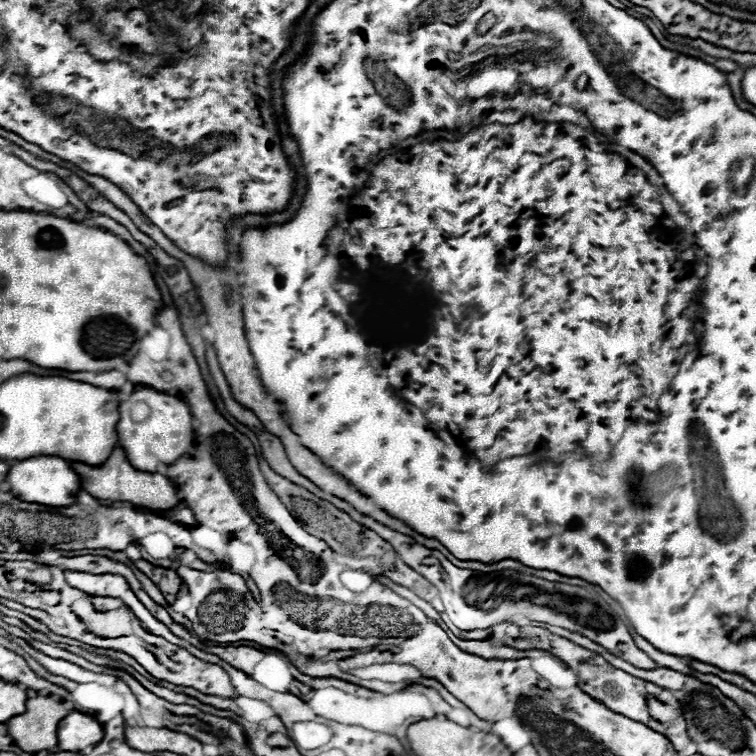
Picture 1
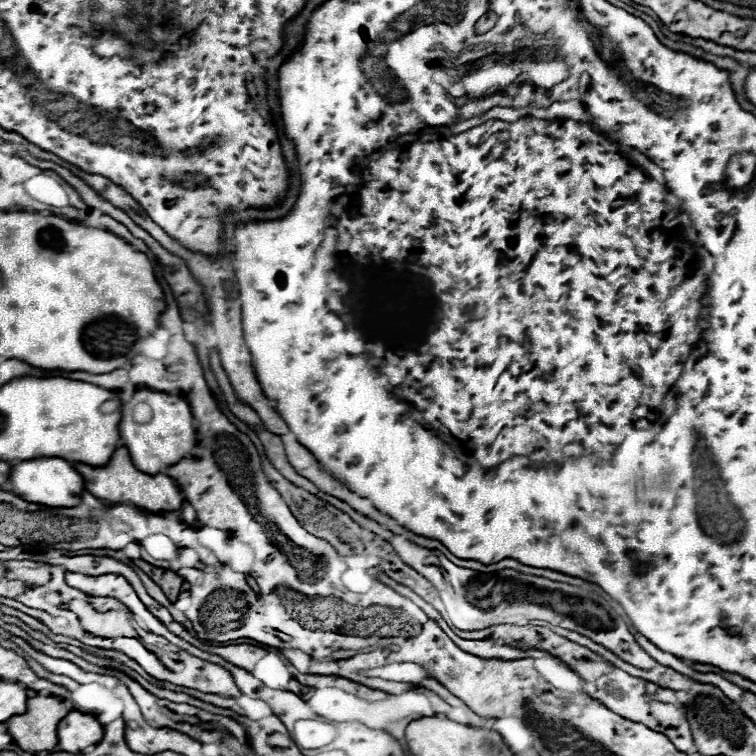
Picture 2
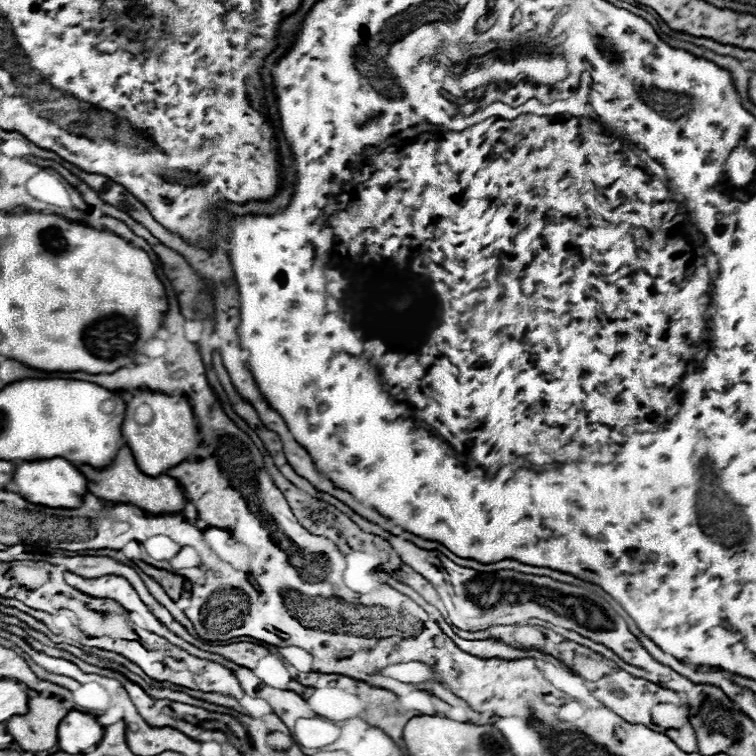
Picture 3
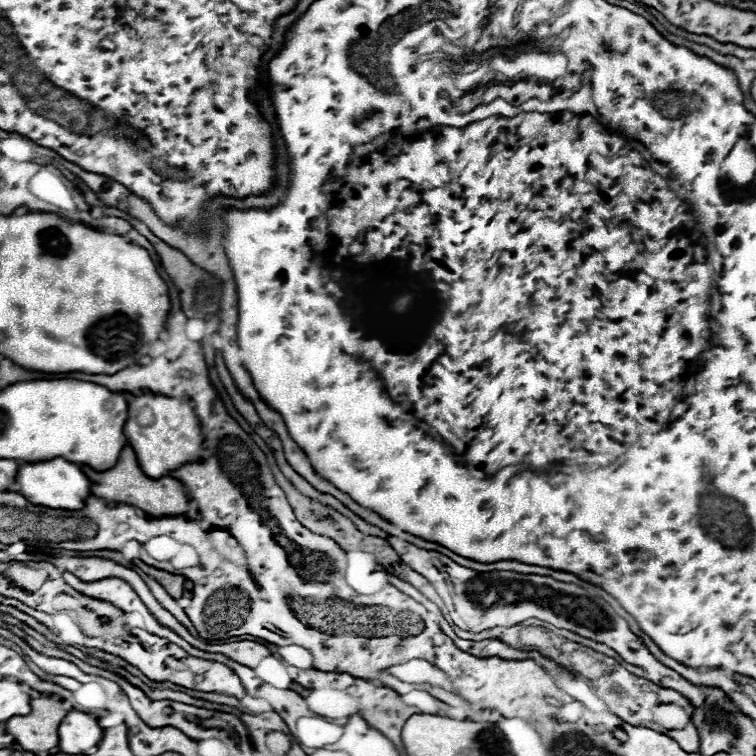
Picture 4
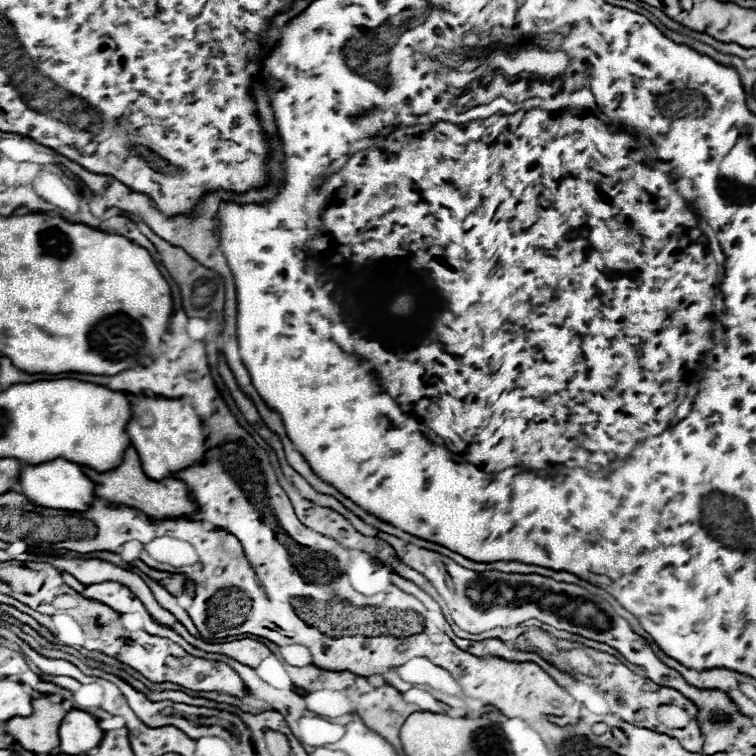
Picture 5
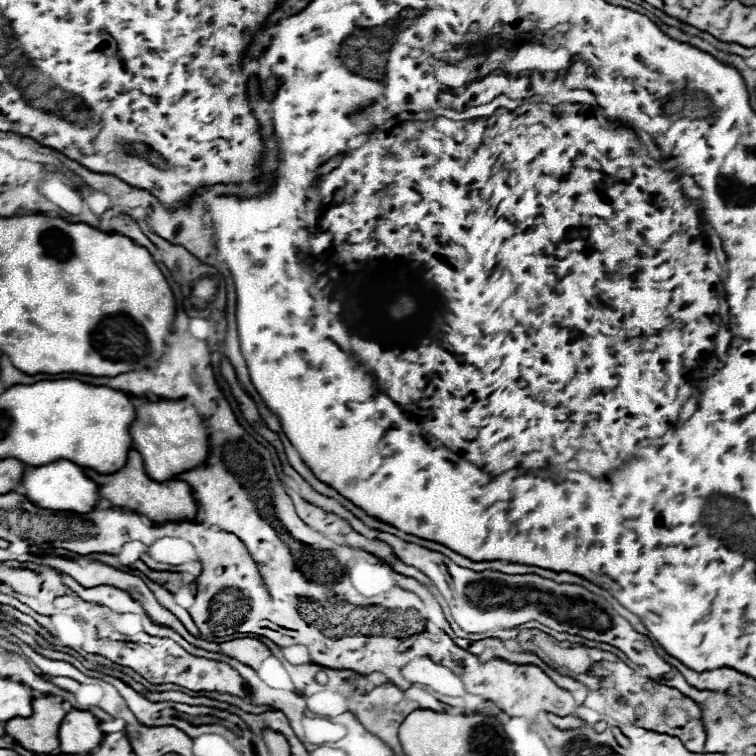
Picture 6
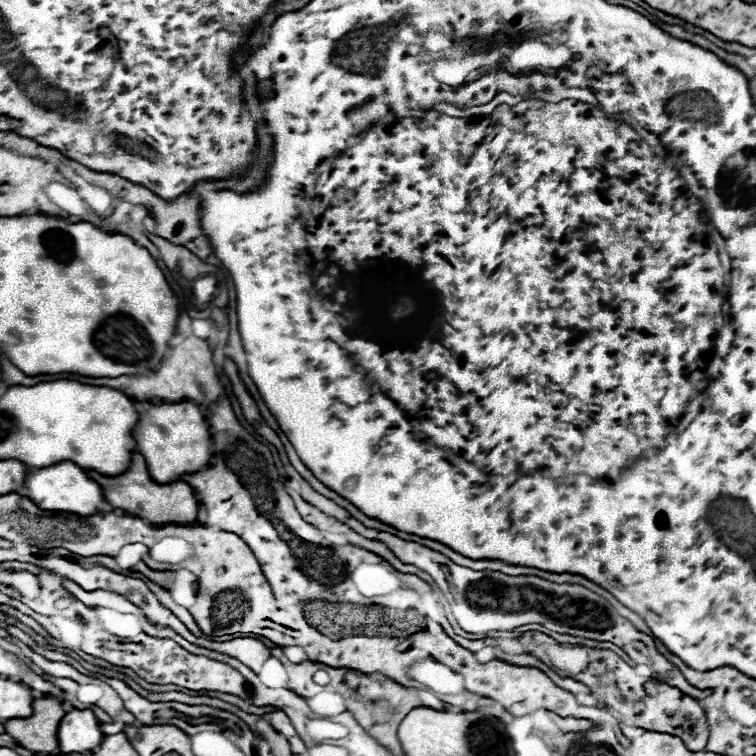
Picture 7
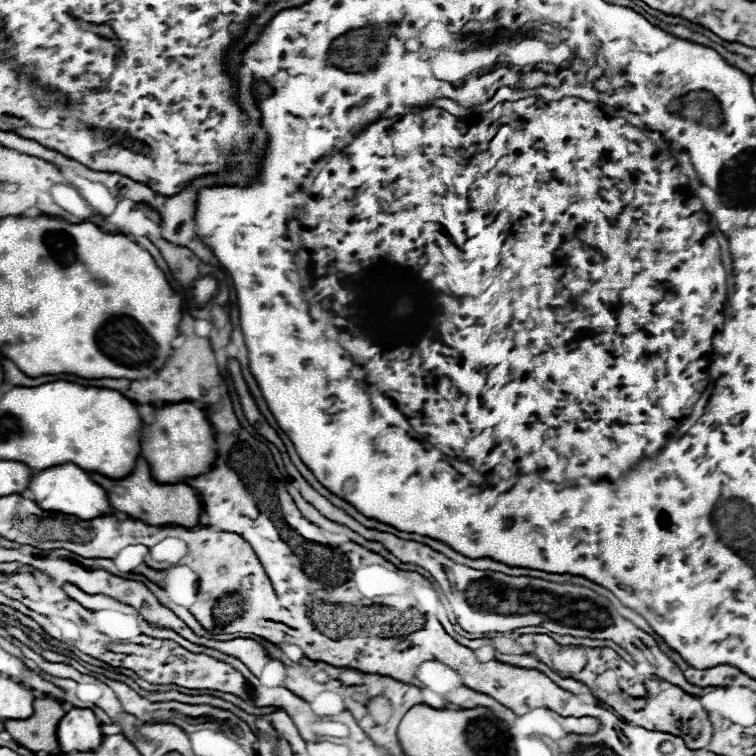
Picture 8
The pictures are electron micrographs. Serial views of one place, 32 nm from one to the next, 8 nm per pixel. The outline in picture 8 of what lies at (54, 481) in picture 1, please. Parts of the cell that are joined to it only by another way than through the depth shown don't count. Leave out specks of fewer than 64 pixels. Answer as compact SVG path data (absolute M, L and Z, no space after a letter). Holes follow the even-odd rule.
M62 464L62 466L52 466L46 470L34 472L34 476L30 480L30 492L34 494L34 502L42 510L70 514L80 520L94 520L94 518L108 516L114 512L106 490L102 486L98 486L96 482L92 482L90 476L76 464Z

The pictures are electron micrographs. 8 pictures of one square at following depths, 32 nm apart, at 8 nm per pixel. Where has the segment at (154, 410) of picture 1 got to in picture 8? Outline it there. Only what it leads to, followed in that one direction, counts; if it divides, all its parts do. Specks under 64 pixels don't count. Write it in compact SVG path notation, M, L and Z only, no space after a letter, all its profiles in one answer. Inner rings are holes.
M192 402L166 404L156 408L152 424L144 424L142 454L152 466L154 478L162 484L186 482L186 478L196 478L212 470L216 458L216 440L212 438L212 426L200 408Z

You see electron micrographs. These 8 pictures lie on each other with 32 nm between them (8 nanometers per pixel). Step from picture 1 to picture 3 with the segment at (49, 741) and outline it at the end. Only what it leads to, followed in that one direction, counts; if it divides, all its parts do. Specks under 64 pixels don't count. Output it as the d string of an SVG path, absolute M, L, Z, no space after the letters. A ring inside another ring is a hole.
M38 696L38 698L30 698L28 706L30 706L28 714L24 714L24 716L12 716L6 722L8 734L12 734L14 740L18 742L18 746L22 750L26 750L26 752L44 752L44 750L54 748L58 744L58 724L68 714L68 710L62 706L62 700Z

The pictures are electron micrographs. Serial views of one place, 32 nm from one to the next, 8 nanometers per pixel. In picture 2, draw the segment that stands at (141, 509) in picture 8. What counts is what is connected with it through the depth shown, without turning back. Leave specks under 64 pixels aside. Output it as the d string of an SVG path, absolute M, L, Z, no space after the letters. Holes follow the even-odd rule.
M120 446L114 452L112 460L102 468L94 468L88 464L74 464L74 468L84 476L86 490L96 498L104 498L110 502L132 502L138 508L146 508L148 512L154 512L154 514L174 512L174 510L180 510L184 506L184 498L180 496L178 484L170 476L164 476L164 474L150 476L150 474L140 472L132 464L132 458L130 458L130 452L126 446Z

